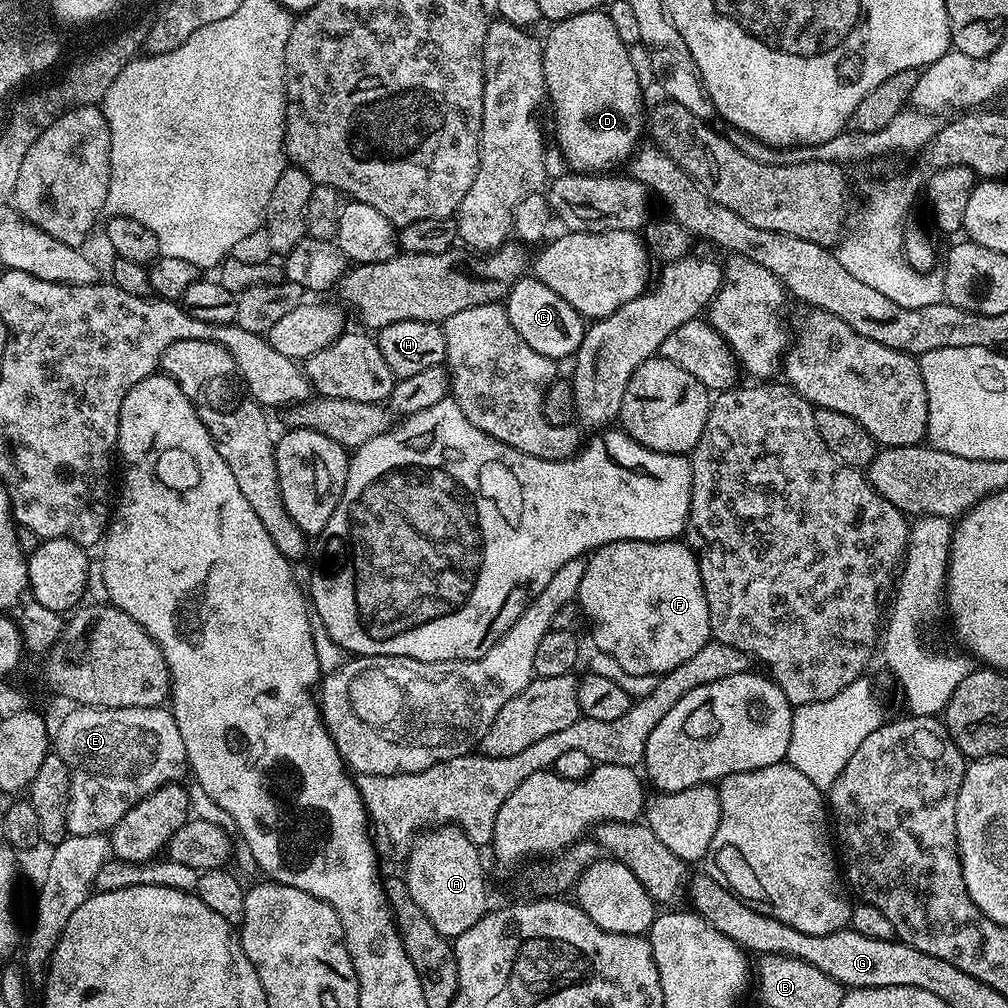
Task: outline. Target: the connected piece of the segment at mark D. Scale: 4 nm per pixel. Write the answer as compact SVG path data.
M597 10L574 14L551 25L548 37L542 40L544 57L544 86L547 99L552 100L552 112L556 115L556 140L569 169L578 172L604 174L615 164L623 165L633 155L640 136L640 127L646 124L644 96L640 93L640 76L632 61L629 45L618 38L614 22L607 11Z

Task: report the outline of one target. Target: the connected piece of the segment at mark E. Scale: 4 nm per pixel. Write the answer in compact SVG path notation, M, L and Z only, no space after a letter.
M73 707L73 712L54 732L54 752L68 767L68 831L73 836L107 833L135 804L154 790L183 781L189 771L186 746L178 734L176 720L167 707L159 708L86 708Z

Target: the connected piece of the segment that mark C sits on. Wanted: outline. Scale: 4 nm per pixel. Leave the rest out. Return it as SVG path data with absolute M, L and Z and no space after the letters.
M525 274L510 285L506 307L514 330L518 330L526 346L557 362L563 362L567 356L568 359L575 357L586 331L585 317L576 312L574 306L570 306L561 296L554 294L550 286L537 280L535 275Z

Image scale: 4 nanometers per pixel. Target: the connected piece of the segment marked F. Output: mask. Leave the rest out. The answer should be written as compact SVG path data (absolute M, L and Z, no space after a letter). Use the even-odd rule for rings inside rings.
M679 539L603 544L587 557L578 593L579 604L592 627L595 651L614 658L626 674L659 678L694 658L710 640L698 557Z

